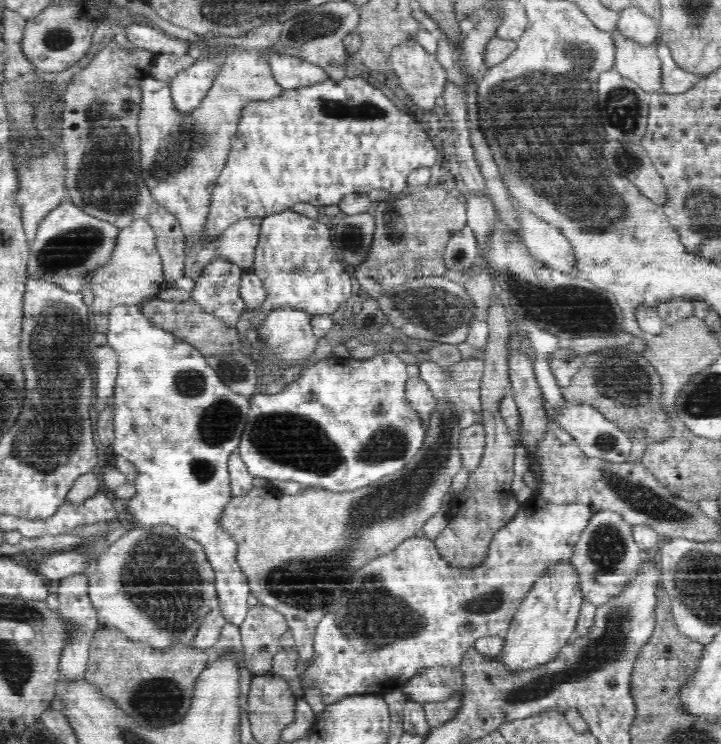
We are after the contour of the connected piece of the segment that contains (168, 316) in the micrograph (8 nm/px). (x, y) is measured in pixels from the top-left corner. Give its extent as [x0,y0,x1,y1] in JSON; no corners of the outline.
[141,298,242,355]

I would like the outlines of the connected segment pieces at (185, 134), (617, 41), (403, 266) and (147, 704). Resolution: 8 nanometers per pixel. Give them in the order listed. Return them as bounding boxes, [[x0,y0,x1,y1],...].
[[138,24,283,278],[610,26,660,92],[358,185,467,294],[84,624,211,728]]

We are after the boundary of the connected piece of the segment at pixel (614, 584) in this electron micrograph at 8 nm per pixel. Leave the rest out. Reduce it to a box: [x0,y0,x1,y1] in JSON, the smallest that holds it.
[571,510,642,606]

